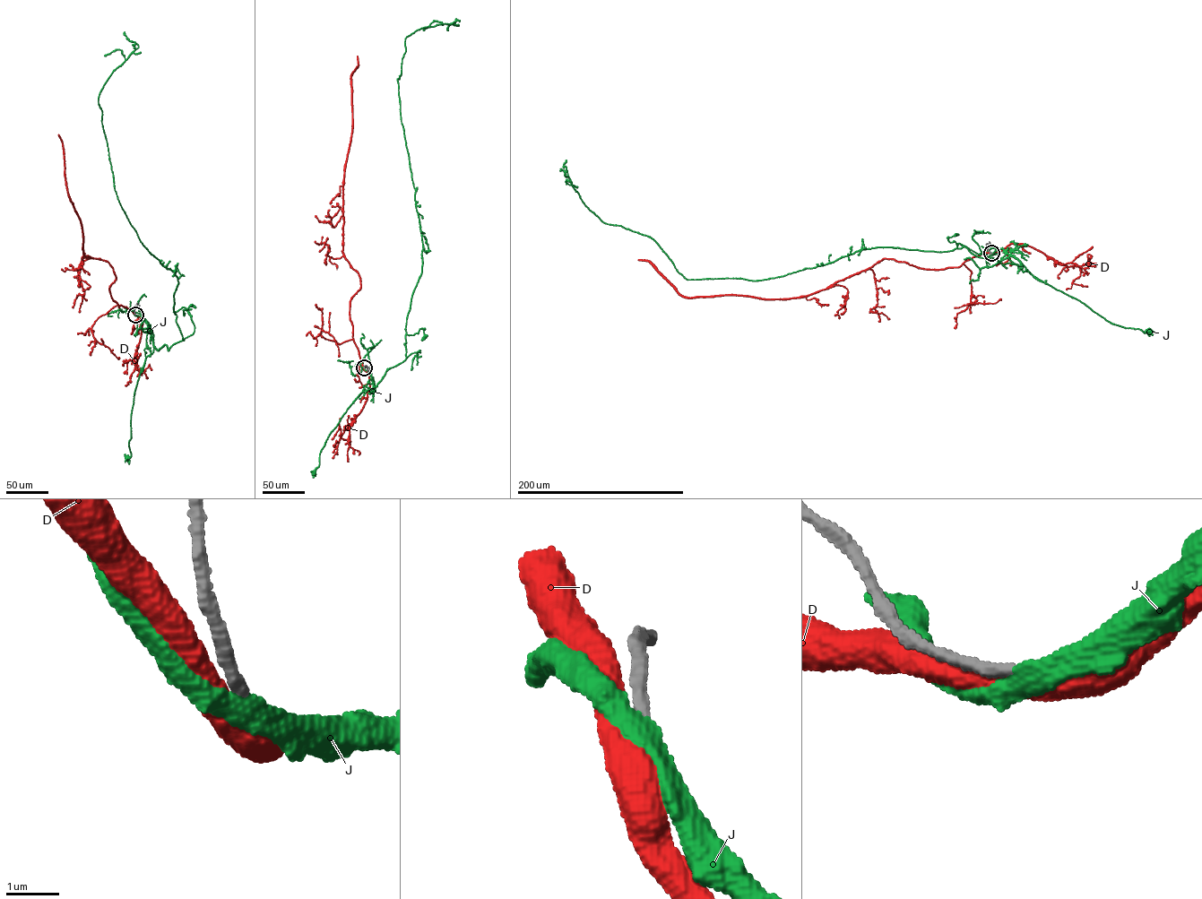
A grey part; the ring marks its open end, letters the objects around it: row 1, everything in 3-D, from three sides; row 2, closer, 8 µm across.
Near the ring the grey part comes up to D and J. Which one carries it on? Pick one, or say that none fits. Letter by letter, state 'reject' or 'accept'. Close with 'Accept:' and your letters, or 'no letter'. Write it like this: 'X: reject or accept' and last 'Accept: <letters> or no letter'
D: reject
J: accept
Accept: J

